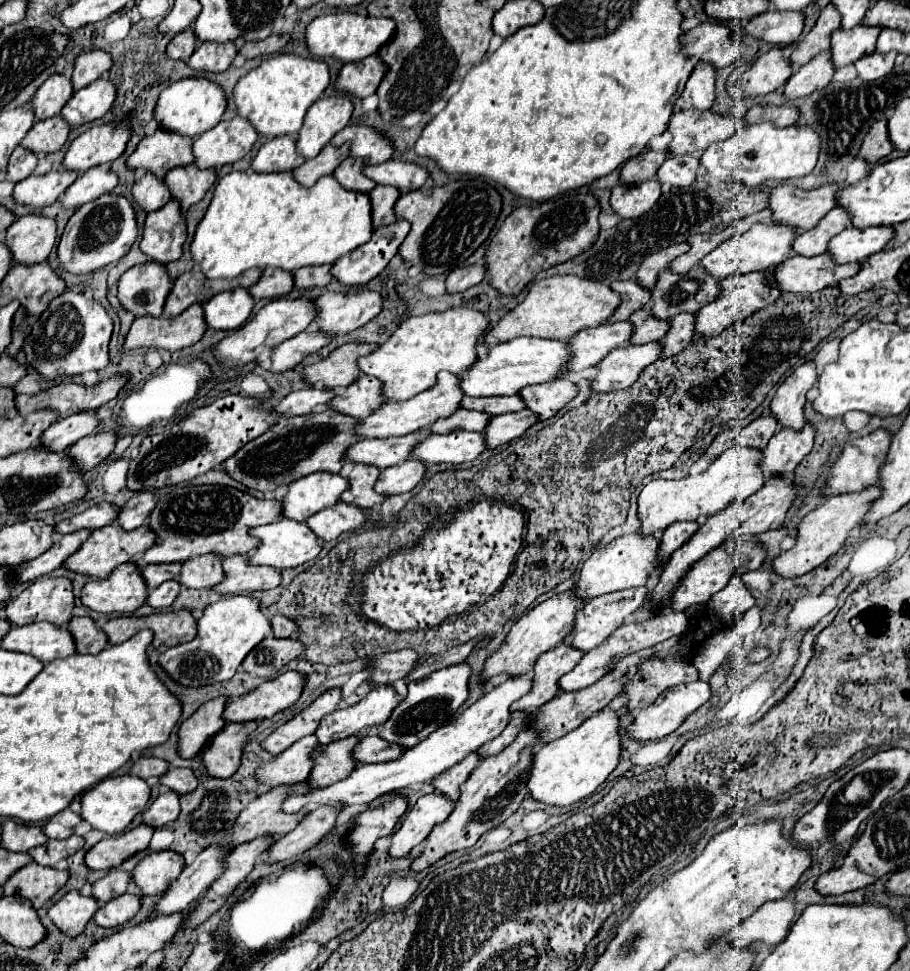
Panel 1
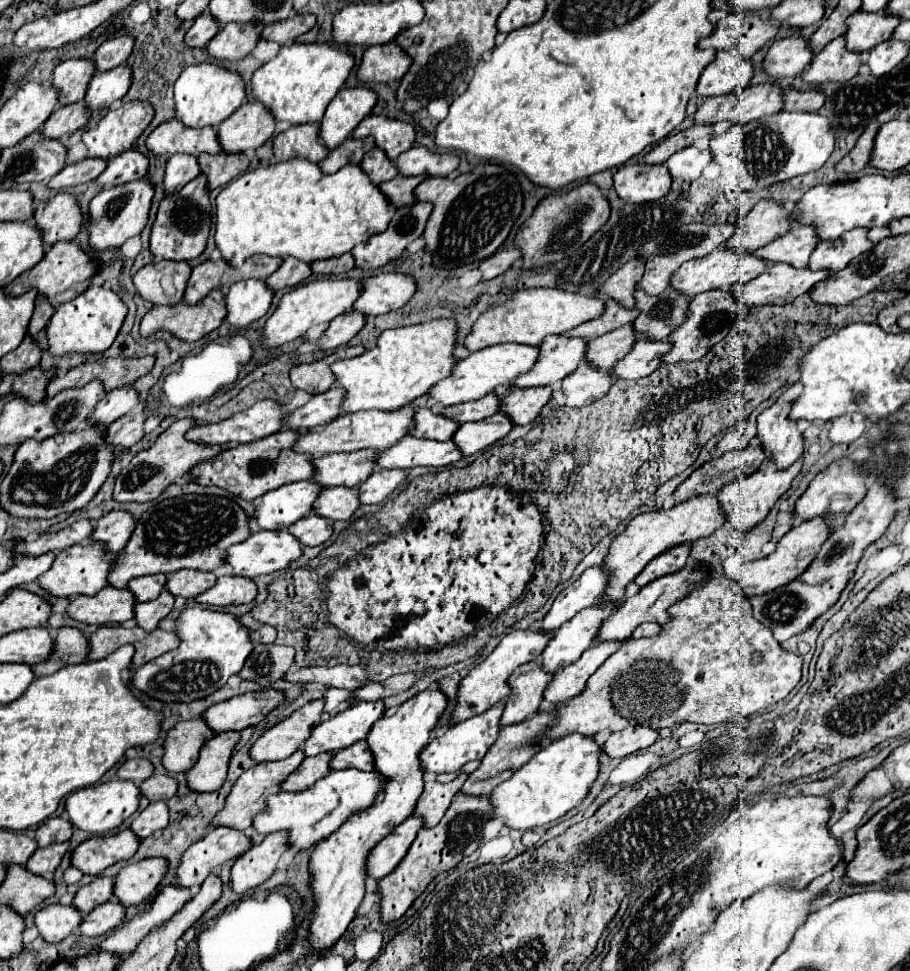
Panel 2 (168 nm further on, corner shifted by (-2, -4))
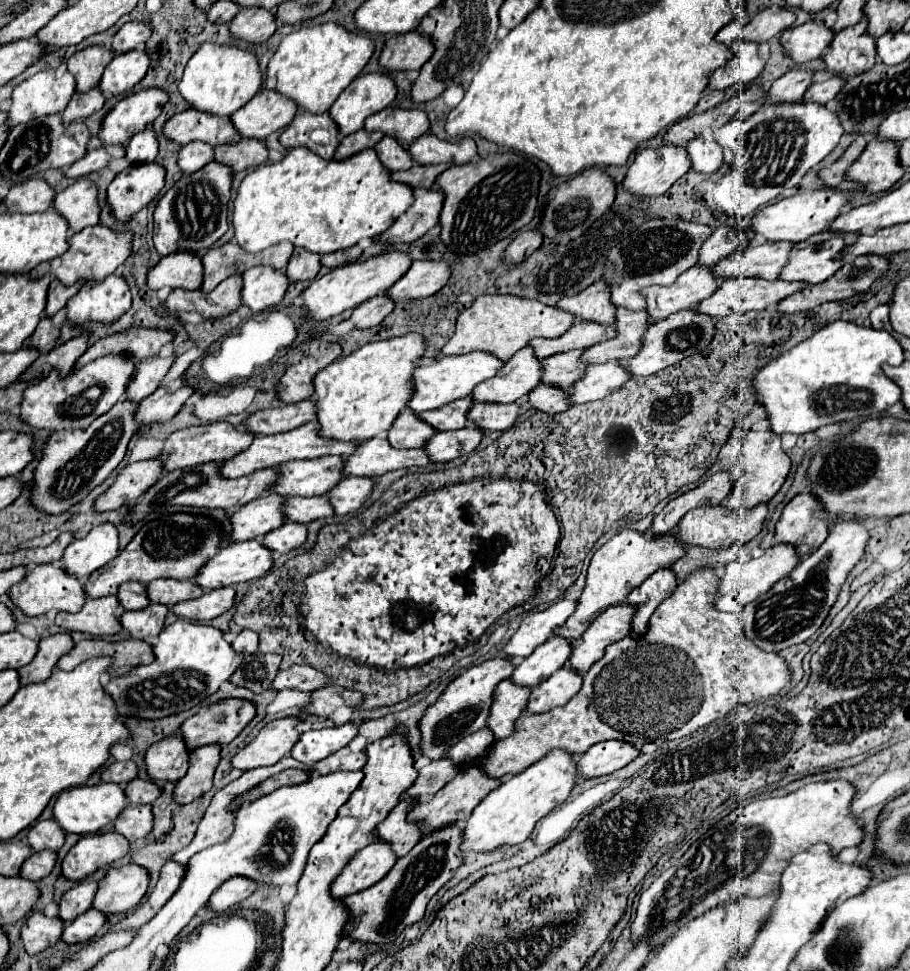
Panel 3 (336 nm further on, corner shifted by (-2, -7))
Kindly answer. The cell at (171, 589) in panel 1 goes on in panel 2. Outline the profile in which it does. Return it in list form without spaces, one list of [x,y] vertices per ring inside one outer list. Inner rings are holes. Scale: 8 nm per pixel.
[[[162,591],[158,599],[146,601],[146,603],[136,603],[134,607],[134,619],[140,629],[144,631],[154,631],[158,621],[164,619],[174,605],[174,597],[168,591]]]

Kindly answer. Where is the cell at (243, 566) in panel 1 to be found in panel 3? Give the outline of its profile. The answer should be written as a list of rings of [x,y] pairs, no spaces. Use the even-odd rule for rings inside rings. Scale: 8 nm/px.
[[[232,586],[218,588],[202,594],[200,598],[176,604],[174,612],[190,620],[212,620],[228,612],[234,606],[234,598],[236,598],[236,590]]]

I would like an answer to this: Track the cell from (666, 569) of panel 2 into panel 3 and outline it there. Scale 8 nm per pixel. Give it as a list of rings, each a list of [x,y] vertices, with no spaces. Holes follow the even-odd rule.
[[[662,568],[656,570],[652,576],[648,576],[638,588],[634,588],[628,594],[626,602],[638,606],[638,612],[632,620],[634,632],[638,634],[646,632],[652,612],[660,602],[664,602],[674,592],[674,586],[676,586],[676,572],[672,572],[670,568]]]

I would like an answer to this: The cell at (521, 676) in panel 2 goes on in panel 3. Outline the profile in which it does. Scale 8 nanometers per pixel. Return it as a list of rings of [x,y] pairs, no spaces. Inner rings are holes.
[[[510,678],[502,680],[494,690],[494,702],[490,708],[488,726],[496,738],[506,738],[514,732],[516,720],[526,712],[526,702],[530,698],[528,686],[518,686]]]

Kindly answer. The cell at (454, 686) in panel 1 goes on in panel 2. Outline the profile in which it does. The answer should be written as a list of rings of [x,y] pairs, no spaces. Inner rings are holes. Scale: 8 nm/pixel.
[[[428,689],[402,703],[392,717],[378,719],[368,733],[368,747],[374,755],[374,769],[384,777],[384,787],[374,803],[356,811],[330,837],[322,839],[310,855],[310,891],[314,895],[314,911],[310,917],[308,945],[314,953],[330,949],[344,933],[364,897],[366,855],[374,843],[382,841],[398,823],[408,819],[424,789],[424,771],[420,767],[420,751],[430,741],[430,731],[446,709],[446,695],[438,689]]]

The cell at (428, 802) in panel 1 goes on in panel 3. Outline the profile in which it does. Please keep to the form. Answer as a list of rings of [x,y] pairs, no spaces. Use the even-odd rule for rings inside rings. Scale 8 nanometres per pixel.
[[[374,842],[352,856],[340,876],[332,882],[332,894],[336,898],[350,896],[380,882],[396,862],[394,850],[388,842]]]

